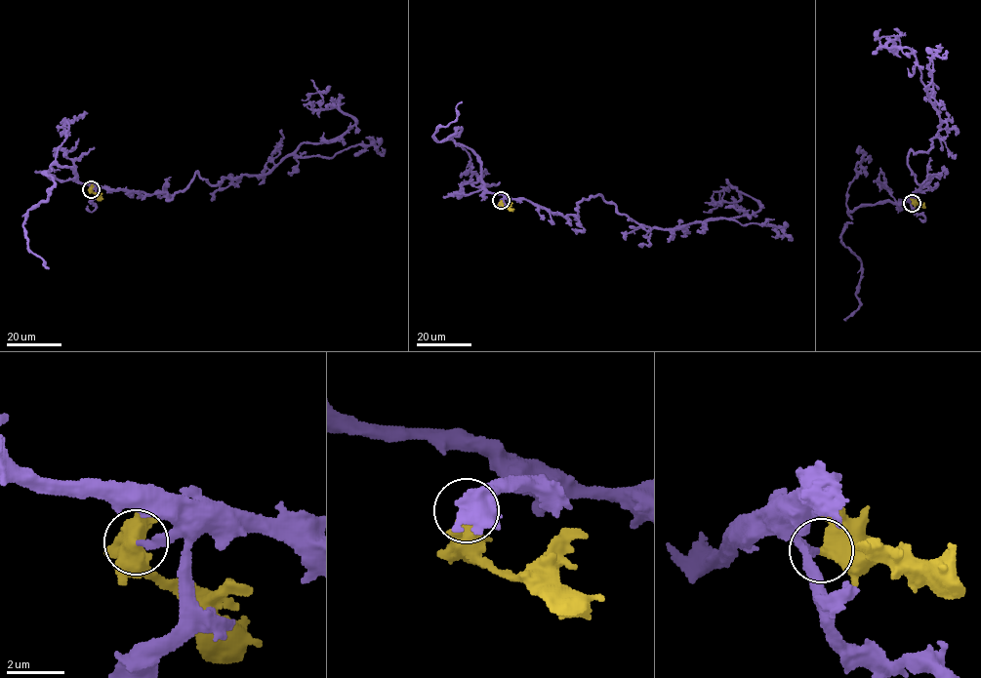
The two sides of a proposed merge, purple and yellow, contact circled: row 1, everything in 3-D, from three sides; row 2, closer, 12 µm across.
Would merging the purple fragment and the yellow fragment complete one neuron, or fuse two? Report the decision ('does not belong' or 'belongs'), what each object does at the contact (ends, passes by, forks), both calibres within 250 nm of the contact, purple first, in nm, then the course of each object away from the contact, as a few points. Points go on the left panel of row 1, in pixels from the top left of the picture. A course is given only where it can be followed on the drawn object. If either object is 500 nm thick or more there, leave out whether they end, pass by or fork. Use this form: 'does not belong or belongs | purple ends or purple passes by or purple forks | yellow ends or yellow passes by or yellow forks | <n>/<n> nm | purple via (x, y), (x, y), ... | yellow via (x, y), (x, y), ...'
belongs | 200/650 nm | purple via (91, 189), (172, 199), (196, 173), (265, 176), (356, 122), (319, 91), (301, 99) | yellow via (91, 189), (102, 199)

